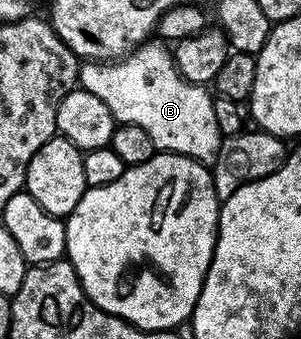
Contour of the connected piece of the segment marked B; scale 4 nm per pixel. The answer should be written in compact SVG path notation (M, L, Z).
M158 41L141 44L135 51L129 52L119 61L86 61L81 64L78 83L81 90L94 93L102 100L117 119L117 122L136 124L146 130L159 152L190 156L204 166L216 163L221 151L224 136L218 129L213 107L213 94L201 84L186 81L175 67L175 58L171 50Z

